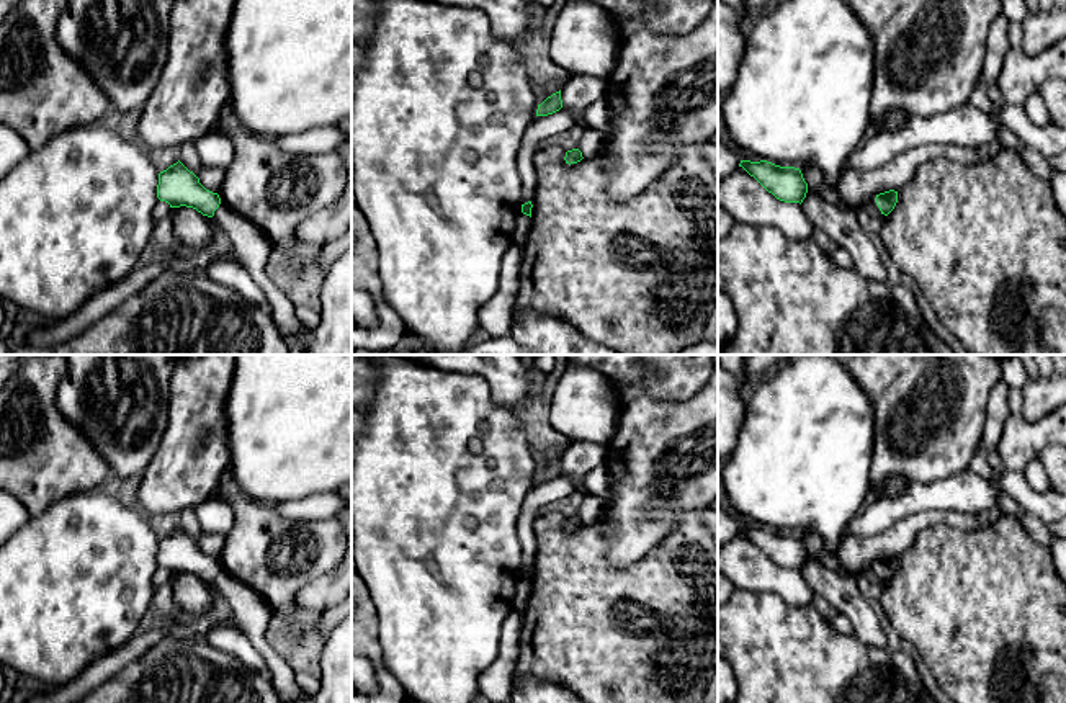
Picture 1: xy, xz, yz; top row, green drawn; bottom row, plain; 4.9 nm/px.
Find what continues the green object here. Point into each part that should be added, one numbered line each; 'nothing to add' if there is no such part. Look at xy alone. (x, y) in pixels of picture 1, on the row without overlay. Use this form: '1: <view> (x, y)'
nothing to add

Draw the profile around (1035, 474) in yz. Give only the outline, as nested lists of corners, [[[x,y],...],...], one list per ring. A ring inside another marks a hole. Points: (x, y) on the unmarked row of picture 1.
[[[1033,459],[1025,471],[1022,472],[1028,486],[1037,492],[1045,492],[1050,487],[1050,481],[1045,471],[1045,466],[1040,459]]]

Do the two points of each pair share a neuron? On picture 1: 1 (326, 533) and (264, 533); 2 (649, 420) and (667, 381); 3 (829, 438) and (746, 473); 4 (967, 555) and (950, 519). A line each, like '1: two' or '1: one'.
1: one
2: two
3: one
4: two

